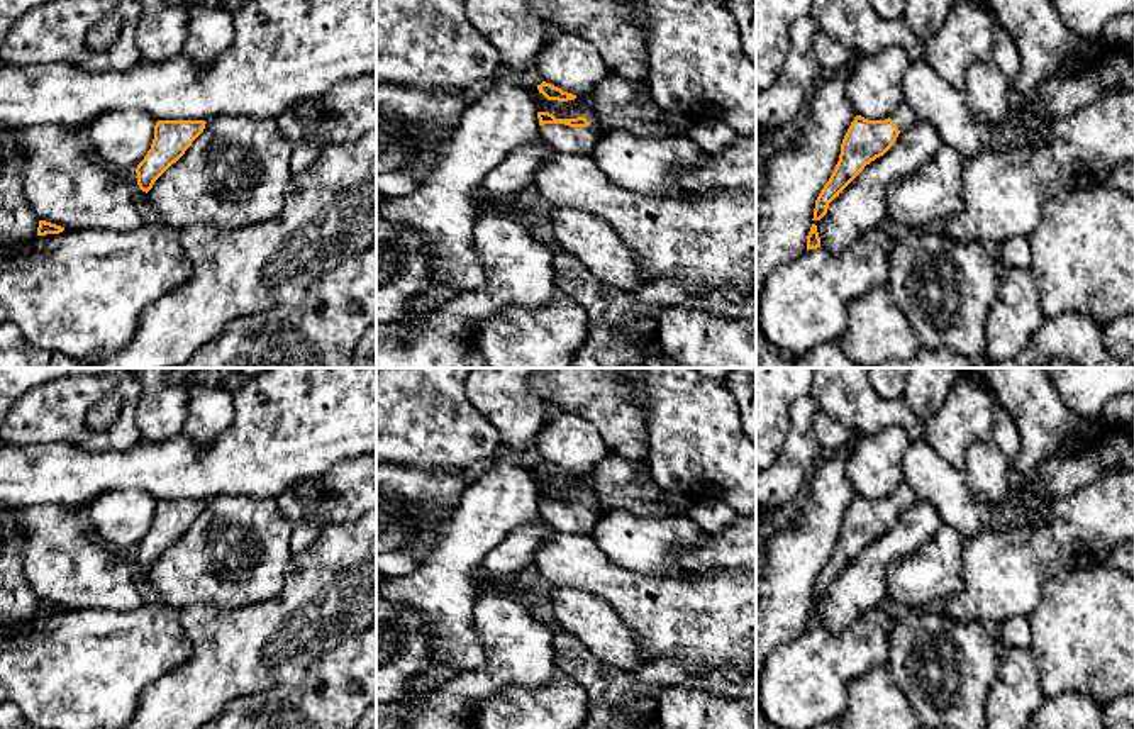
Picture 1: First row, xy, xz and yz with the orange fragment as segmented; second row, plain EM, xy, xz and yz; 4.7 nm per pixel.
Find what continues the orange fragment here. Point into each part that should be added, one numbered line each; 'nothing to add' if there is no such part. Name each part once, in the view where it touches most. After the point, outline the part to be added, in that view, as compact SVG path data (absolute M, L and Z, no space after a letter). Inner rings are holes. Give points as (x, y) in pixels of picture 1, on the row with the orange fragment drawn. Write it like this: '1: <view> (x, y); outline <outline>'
1: xz (566, 139); outline M544 124L539 131L541 137L549 142L554 151L564 154L592 156L602 137L593 125L570 127L564 124Z

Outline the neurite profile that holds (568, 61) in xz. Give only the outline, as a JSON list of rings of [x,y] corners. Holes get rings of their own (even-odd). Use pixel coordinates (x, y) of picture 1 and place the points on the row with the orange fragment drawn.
[[[553,32],[536,68],[546,83],[576,97],[586,97],[609,73],[597,47],[575,32]]]

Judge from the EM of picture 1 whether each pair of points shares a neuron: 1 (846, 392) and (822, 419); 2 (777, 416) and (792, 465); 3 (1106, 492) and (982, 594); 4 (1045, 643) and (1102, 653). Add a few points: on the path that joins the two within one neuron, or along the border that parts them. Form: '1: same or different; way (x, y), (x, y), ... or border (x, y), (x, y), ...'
1: different; border (821, 409), (851, 431)
2: different; border (795, 400), (785, 445), (773, 463)
3: same; way (1075, 523), (1046, 551), (1019, 560), (1012, 567)
4: same; way (1058, 643), (1089, 643)

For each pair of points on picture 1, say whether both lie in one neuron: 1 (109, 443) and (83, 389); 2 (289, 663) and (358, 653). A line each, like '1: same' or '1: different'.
1: same
2: different

